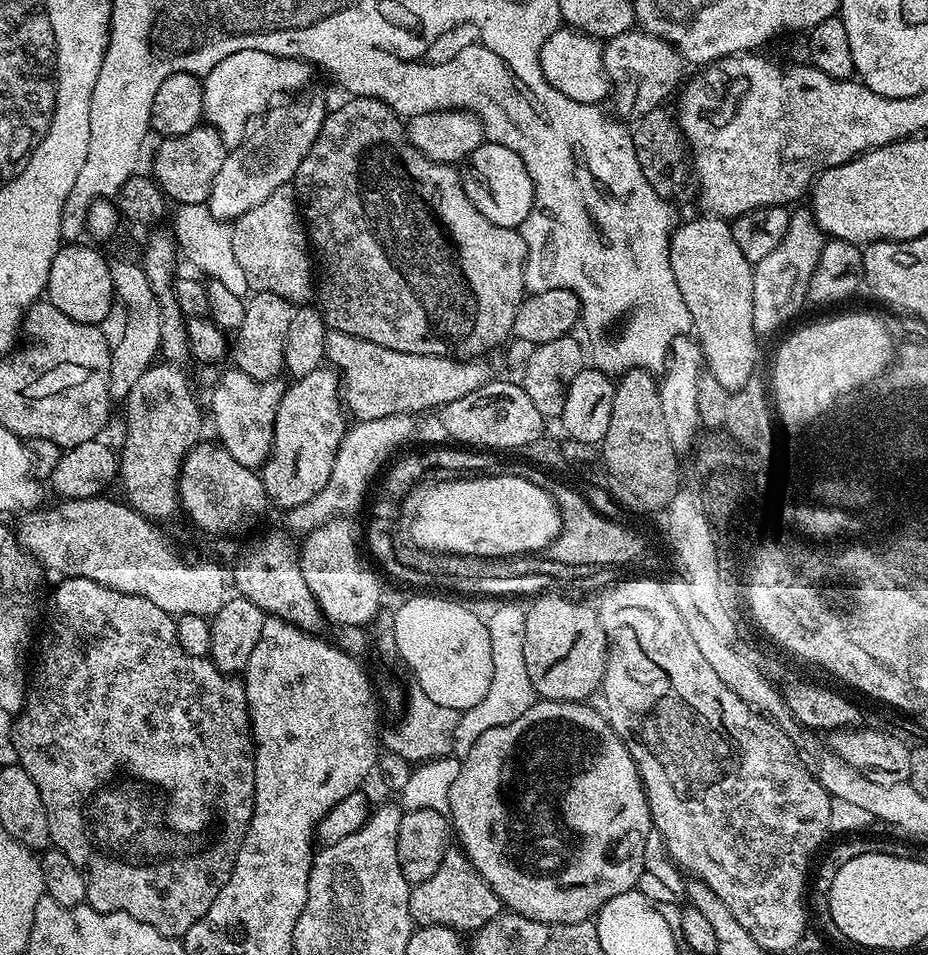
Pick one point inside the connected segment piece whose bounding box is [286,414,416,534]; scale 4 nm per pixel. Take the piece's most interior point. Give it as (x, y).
(365, 449)

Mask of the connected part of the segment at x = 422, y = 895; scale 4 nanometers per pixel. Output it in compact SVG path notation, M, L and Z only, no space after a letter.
M450 850L442 858L442 866L426 878L426 882L415 885L410 894L410 914L413 925L446 926L457 930L475 930L490 922L502 911L498 894L478 874L476 867L469 862L463 851Z

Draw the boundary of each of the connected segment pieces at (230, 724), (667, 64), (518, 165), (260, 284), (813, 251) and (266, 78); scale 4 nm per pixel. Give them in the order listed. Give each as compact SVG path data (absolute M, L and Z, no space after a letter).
M66 576L59 583L48 604L48 629L40 640L36 669L30 672L24 709L14 720L12 742L17 752L16 763L34 778L42 794L42 806L46 806L46 822L50 822L52 837L84 836L88 843L88 849L78 856L88 891L87 907L99 912L125 912L130 918L138 918L138 922L146 922L146 926L154 926L158 934L182 938L190 926L210 910L214 898L230 878L252 817L254 745L244 681L239 675L220 672L208 656L186 654L179 647L176 620L162 610L162 606L154 606L150 598L122 594L81 576Z
M629 30L618 34L606 41L603 49L604 70L608 73L609 81L615 82L614 98L616 94L617 112L615 112L615 115L620 118L625 118L624 116L639 118L645 116L648 112L653 112L655 108L661 107L665 103L664 99L672 91L672 95L677 91L678 85L681 83L680 75L683 74L684 68L686 69L685 61L682 59L680 53L676 51L674 45L668 43L667 40L660 39L659 36L652 36L649 32L643 30Z
M485 142L478 146L468 157L462 168L464 193L466 198L490 222L498 226L519 229L532 209L532 179L518 154L514 150L506 150L506 146L498 146Z
M283 184L266 198L254 210L246 210L237 220L231 221L234 255L238 265L246 274L246 282L253 293L269 292L278 294L278 298L286 298L294 306L304 306L314 296L314 260L310 255L310 241L300 214L300 206L296 199L296 190L292 184Z
M793 211L788 217L786 238L778 242L777 248L767 258L762 258L752 269L754 278L754 330L760 338L776 332L787 320L800 312L808 300L810 274L818 266L818 258L826 243L826 233L816 225L811 211Z
M238 50L238 54L222 58L222 62L218 62L218 66L203 77L204 120L218 130L226 147L234 149L246 139L244 127L248 120L256 115L259 117L281 94L295 93L292 91L302 87L311 78L312 72L313 65L290 56L275 56L262 50Z

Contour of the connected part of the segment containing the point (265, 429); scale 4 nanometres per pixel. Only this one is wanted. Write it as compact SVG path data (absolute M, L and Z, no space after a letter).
M231 371L221 374L212 392L212 420L220 435L219 443L228 449L236 462L256 470L272 455L276 407L284 397L286 384L280 378L256 380L245 372Z

